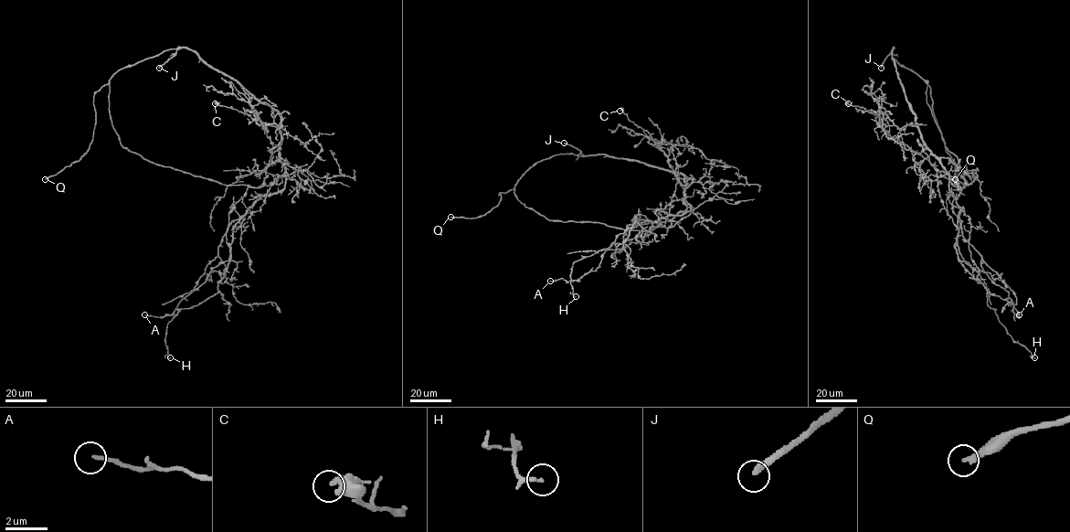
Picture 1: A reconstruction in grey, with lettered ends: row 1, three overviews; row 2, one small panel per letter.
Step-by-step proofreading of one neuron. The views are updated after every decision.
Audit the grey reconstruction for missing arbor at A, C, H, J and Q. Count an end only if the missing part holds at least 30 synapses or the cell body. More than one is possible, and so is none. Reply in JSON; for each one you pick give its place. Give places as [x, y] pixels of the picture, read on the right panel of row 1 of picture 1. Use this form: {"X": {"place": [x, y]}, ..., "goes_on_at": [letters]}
{"J": {"place": [881, 68]}, "Q": {"place": [955, 179]}, "goes_on_at": ["J", "Q"]}

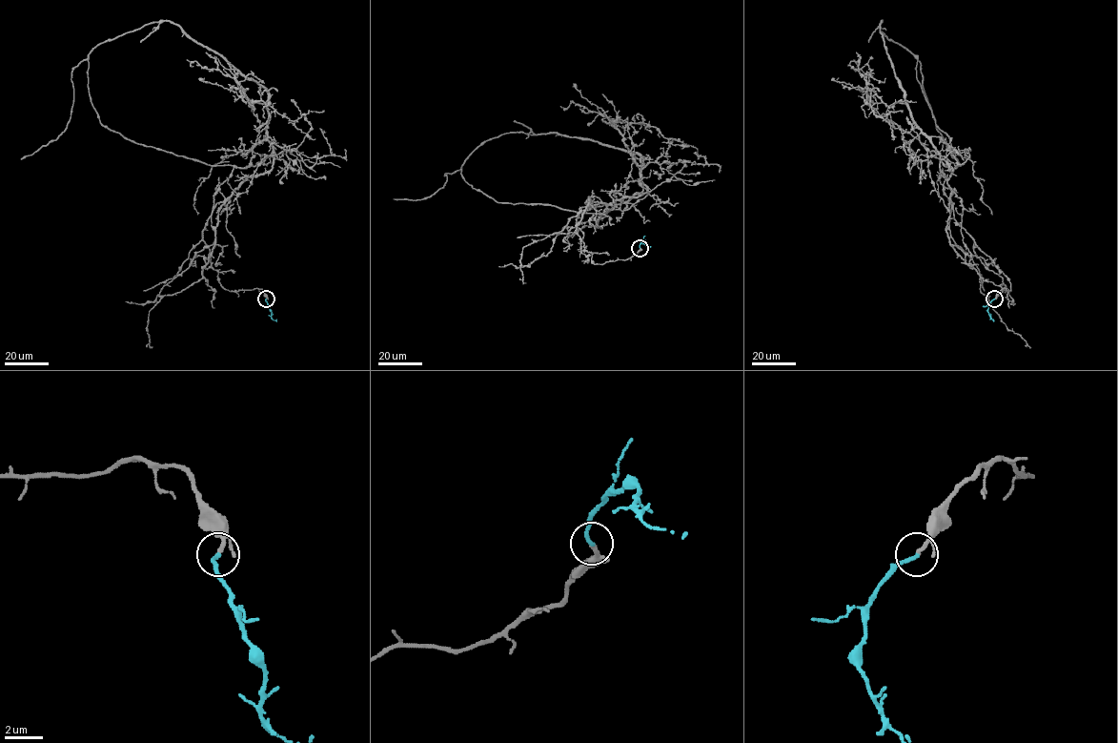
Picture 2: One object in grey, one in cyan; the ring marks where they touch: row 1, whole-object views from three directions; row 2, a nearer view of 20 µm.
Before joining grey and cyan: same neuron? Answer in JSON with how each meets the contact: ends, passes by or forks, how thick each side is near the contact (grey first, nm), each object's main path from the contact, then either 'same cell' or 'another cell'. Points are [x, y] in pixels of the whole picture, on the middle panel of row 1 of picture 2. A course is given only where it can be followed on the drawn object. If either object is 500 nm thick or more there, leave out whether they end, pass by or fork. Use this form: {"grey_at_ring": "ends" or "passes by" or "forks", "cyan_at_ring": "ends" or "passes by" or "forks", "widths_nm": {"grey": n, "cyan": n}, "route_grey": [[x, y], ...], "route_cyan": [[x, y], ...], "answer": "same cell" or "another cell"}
{"grey_at_ring": "ends", "cyan_at_ring": "ends", "widths_nm": {"grey": 200, "cyan": 190}, "route_grey": [[640, 248], [595, 263], [576, 218], [598, 196], [601, 213], [497, 202], [461, 169], [428, 197], [394, 198]], "route_cyan": [[640, 248], [643, 241], [651, 246]], "answer": "same cell"}

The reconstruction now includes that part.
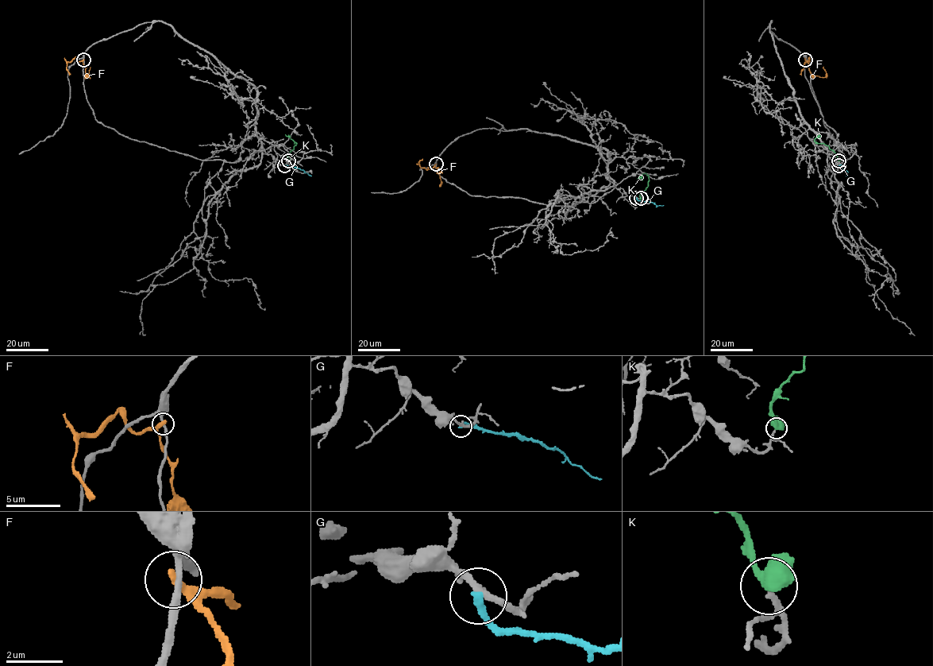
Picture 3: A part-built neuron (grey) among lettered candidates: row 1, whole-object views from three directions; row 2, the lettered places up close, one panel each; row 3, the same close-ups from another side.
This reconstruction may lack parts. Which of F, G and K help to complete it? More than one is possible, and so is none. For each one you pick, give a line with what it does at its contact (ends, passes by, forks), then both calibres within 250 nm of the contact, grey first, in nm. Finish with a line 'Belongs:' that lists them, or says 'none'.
K: It passes by. Thickness 150 nm (grey) against 550 nm
Belongs: K

